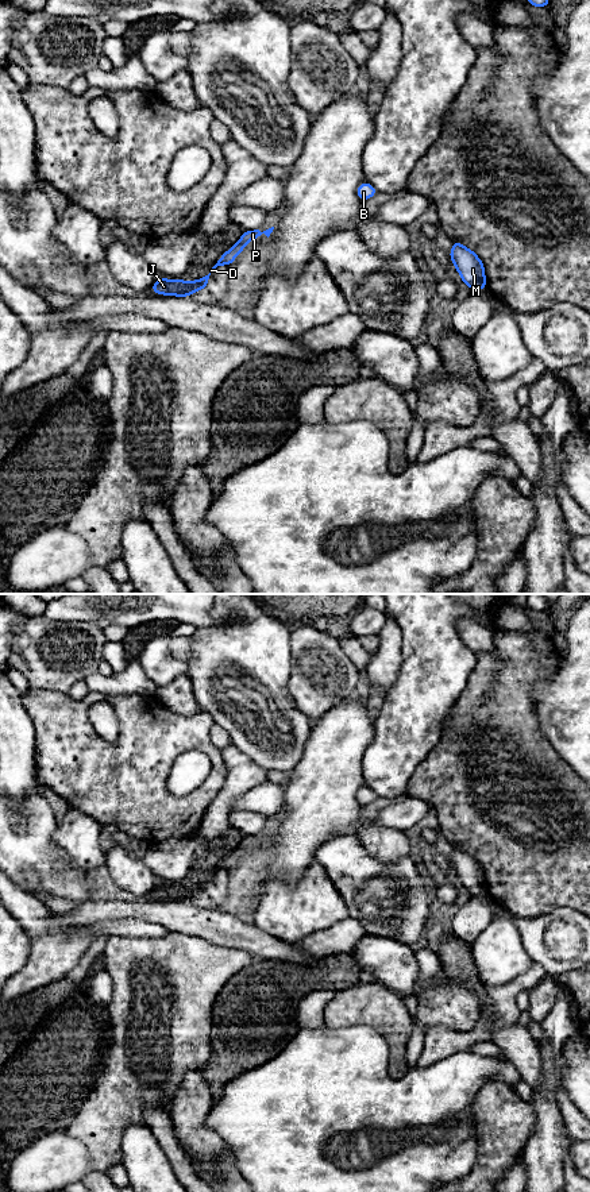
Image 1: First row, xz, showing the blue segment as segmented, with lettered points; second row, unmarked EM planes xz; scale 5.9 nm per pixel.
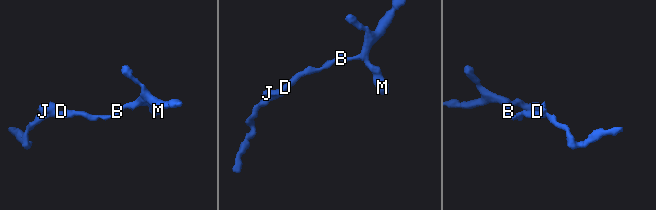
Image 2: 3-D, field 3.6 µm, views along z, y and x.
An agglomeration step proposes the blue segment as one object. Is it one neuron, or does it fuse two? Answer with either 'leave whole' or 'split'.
split

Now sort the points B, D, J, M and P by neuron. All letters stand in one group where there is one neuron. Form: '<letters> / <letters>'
B D M P / J

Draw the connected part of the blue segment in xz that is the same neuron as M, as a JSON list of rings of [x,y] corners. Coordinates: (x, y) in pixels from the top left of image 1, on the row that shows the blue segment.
[[[454,240],[452,248],[448,254],[462,281],[471,290],[487,288],[483,263],[474,251],[468,250],[458,240]]]

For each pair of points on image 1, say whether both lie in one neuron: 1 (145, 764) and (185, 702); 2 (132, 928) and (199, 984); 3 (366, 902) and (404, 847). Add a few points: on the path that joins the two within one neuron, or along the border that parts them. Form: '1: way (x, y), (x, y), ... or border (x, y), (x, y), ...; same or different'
1: border (151, 695), (177, 713), (195, 714), (199, 712); different
2: border (169, 930), (165, 936), (112, 934); different
3: border (365, 848), (370, 855), (386, 861), (416, 857); different

